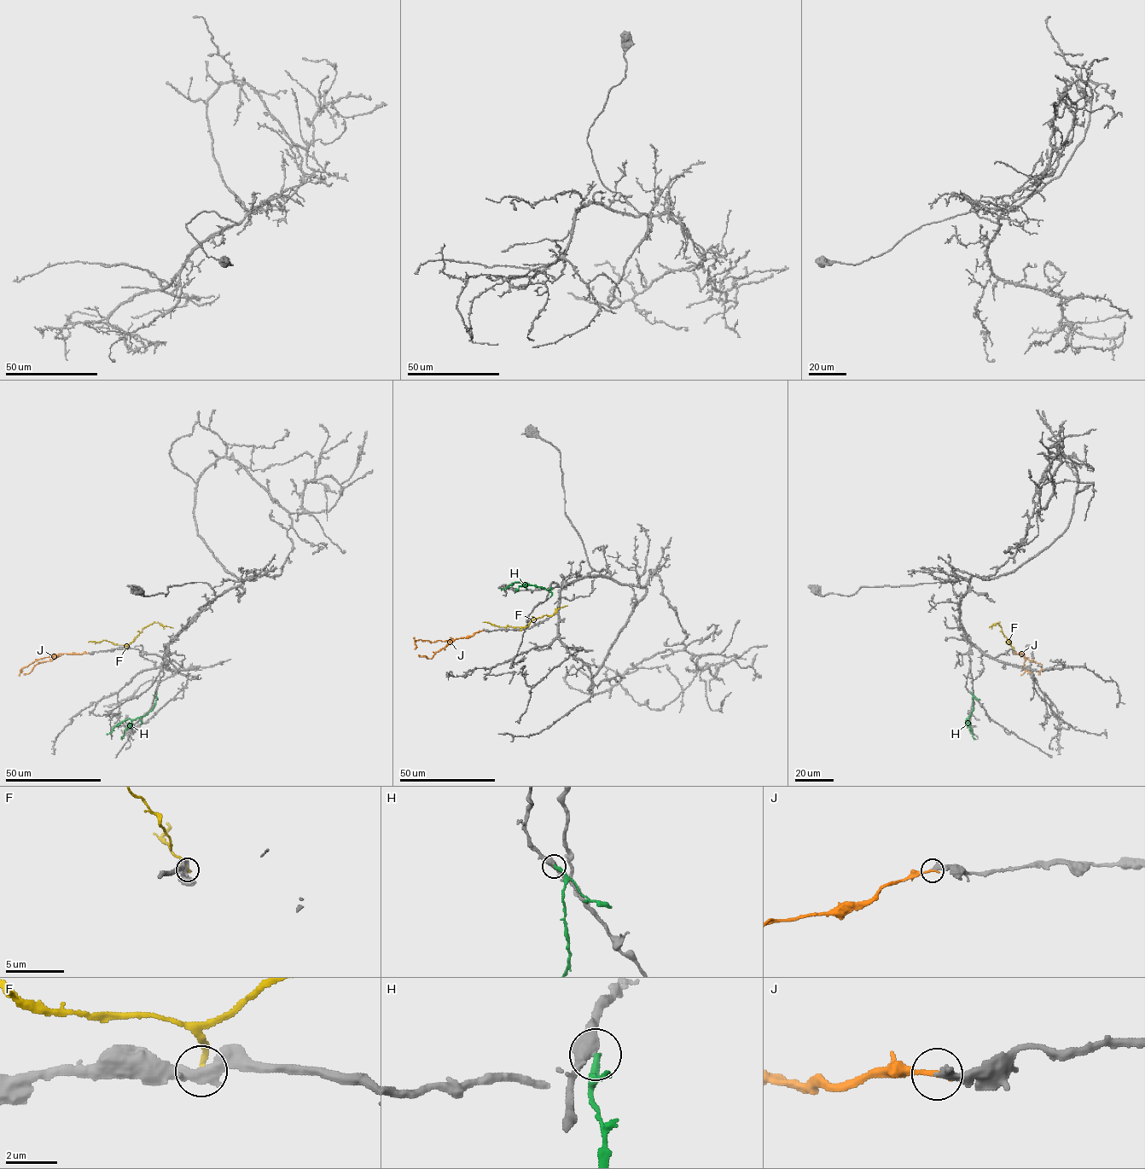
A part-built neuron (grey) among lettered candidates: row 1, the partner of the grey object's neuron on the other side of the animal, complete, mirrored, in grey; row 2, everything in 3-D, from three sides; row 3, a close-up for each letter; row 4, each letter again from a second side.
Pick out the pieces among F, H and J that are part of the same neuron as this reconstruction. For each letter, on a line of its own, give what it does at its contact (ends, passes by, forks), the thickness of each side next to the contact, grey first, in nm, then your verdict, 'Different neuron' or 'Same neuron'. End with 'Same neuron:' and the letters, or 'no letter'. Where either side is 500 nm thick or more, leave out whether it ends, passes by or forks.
F: It ends there. Thickness 380 nm (grey) against 220 nm. Different neuron
H: It ends there. Thickness 480 nm (grey) against 280 nm. Different neuron
J: It ends there. Thickness 320 nm (grey) against 220 nm. Same neuron
Same neuron: J

